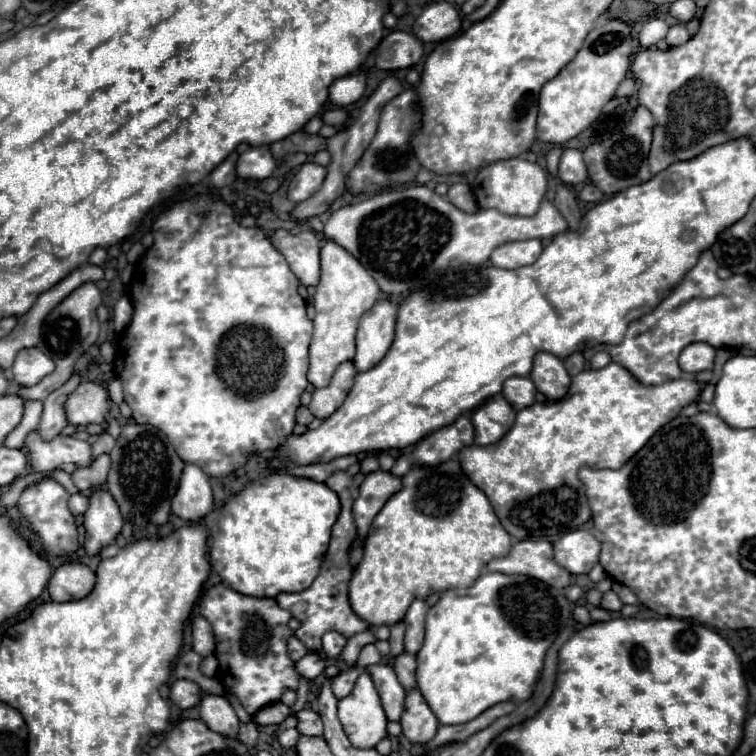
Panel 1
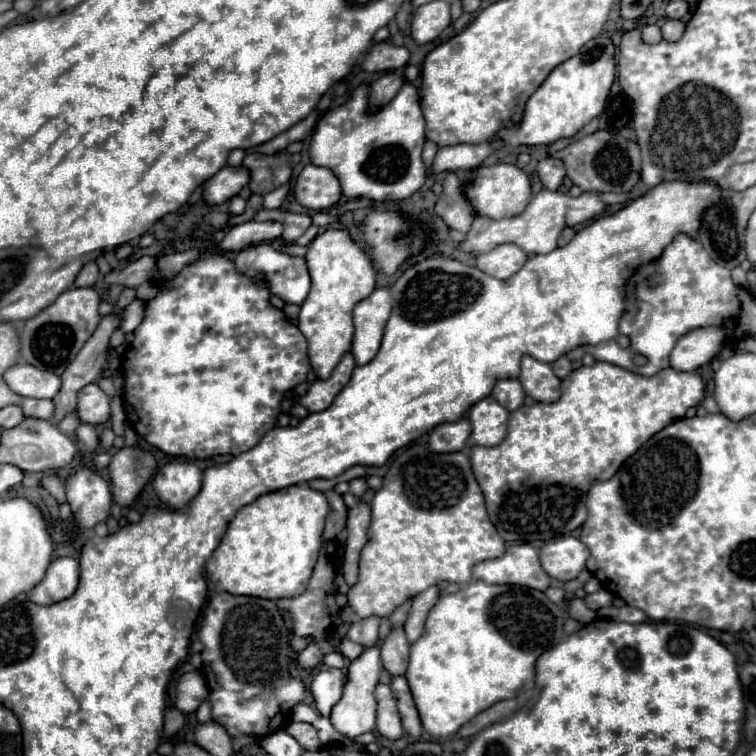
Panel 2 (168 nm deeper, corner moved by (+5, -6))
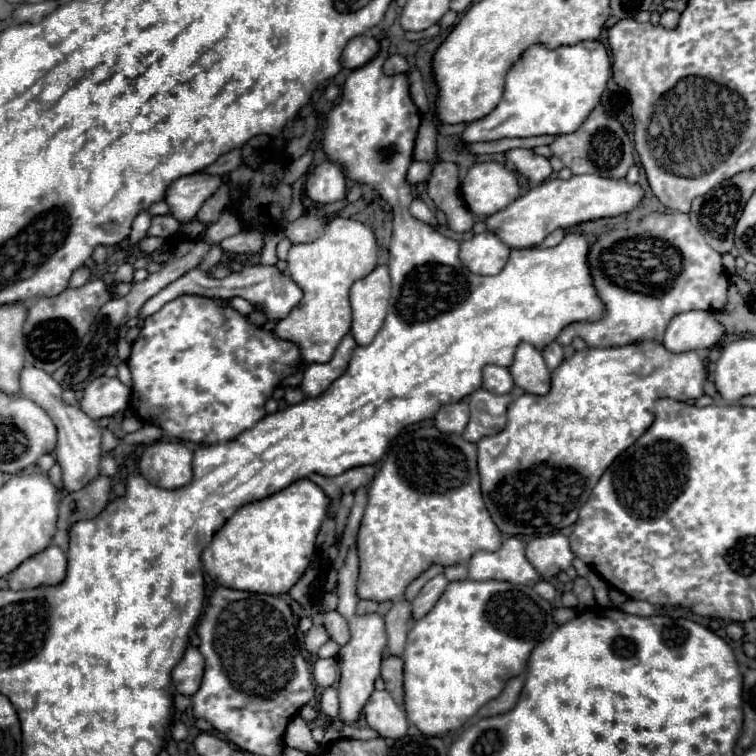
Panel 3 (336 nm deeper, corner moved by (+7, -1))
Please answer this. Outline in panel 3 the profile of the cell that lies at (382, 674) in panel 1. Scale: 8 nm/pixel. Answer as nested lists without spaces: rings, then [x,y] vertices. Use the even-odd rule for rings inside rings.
[[[374,691],[368,699],[368,703],[362,709],[362,715],[368,723],[368,727],[376,729],[380,737],[384,739],[400,739],[406,735],[408,719],[400,705],[394,703],[394,699],[388,695],[388,691]]]

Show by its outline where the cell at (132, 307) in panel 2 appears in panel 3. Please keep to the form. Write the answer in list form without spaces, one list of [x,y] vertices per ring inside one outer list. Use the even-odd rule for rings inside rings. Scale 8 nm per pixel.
[[[260,263],[258,265],[252,265],[252,267],[244,267],[242,273],[234,273],[234,275],[228,275],[224,279],[212,279],[212,277],[206,277],[198,267],[188,271],[186,275],[182,275],[180,279],[172,281],[168,287],[164,287],[158,295],[154,295],[152,299],[148,299],[144,303],[144,307],[140,309],[140,319],[146,319],[150,315],[154,315],[162,305],[166,305],[168,301],[184,295],[184,293],[194,293],[194,295],[206,295],[206,297],[242,297],[246,301],[250,301],[252,305],[256,305],[258,309],[262,309],[268,317],[268,321],[280,321],[284,317],[288,317],[288,313],[292,311],[292,307],[296,307],[296,303],[300,303],[302,299],[302,291],[300,287],[290,279],[286,277],[282,271],[278,271],[274,265],[272,267],[262,267]]]

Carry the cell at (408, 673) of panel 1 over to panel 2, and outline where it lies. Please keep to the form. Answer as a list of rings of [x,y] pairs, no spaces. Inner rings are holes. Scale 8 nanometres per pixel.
[[[394,628],[388,634],[388,638],[380,646],[380,652],[382,652],[382,664],[390,672],[392,678],[406,674],[410,644],[406,642],[402,628]]]

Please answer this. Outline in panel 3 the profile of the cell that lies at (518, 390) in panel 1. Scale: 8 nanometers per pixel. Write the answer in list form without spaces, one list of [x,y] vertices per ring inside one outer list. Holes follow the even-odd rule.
[[[486,365],[482,369],[482,387],[492,393],[510,393],[510,389],[514,387],[512,375],[506,367]]]

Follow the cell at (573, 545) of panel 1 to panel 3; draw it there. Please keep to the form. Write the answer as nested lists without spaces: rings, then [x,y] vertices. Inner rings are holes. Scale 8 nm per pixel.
[[[554,533],[548,537],[532,539],[526,545],[526,559],[544,579],[552,579],[554,575],[566,571],[572,565],[574,555],[568,537]]]

